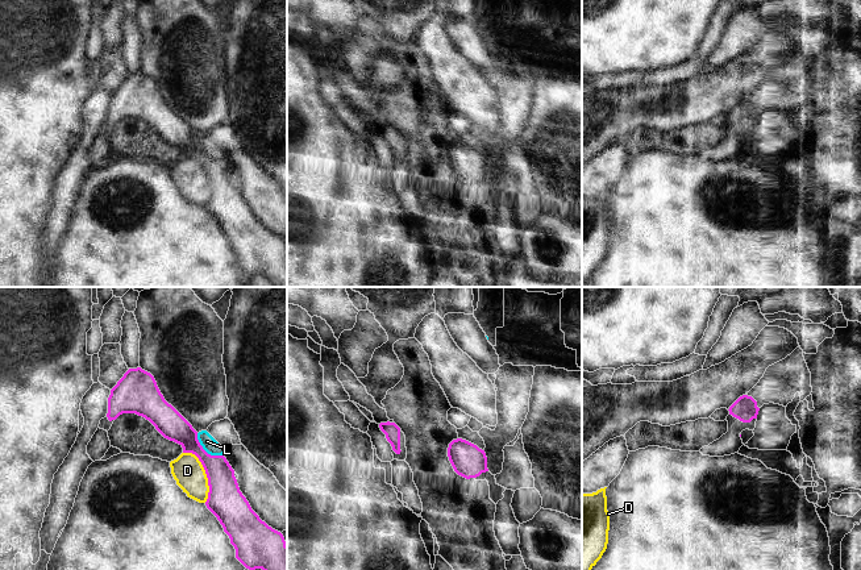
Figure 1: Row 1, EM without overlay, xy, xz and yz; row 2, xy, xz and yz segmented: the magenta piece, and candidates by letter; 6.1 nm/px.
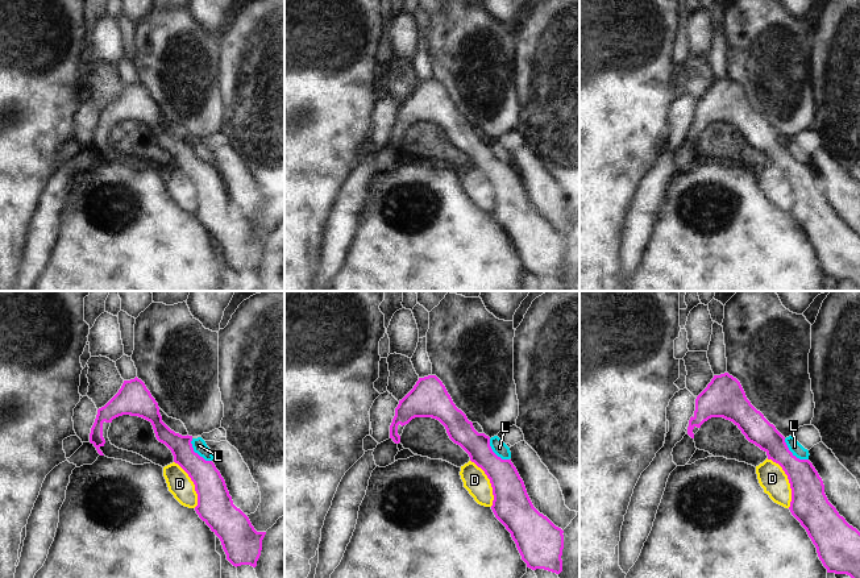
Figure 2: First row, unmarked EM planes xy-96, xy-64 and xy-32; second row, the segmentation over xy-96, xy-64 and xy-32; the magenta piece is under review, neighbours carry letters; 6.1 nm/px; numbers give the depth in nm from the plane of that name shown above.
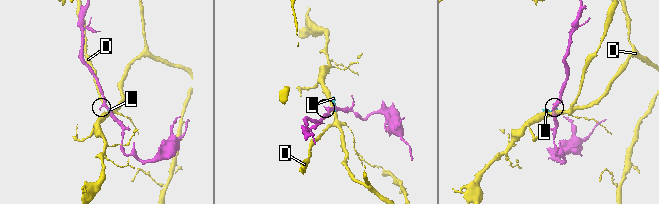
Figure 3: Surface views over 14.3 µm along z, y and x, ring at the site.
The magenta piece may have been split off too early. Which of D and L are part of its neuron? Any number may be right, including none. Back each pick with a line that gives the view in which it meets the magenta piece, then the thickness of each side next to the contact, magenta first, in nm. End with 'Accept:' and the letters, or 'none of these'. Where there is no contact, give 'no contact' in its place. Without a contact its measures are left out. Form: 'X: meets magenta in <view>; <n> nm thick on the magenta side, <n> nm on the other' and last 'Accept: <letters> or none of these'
Accept: none of these

